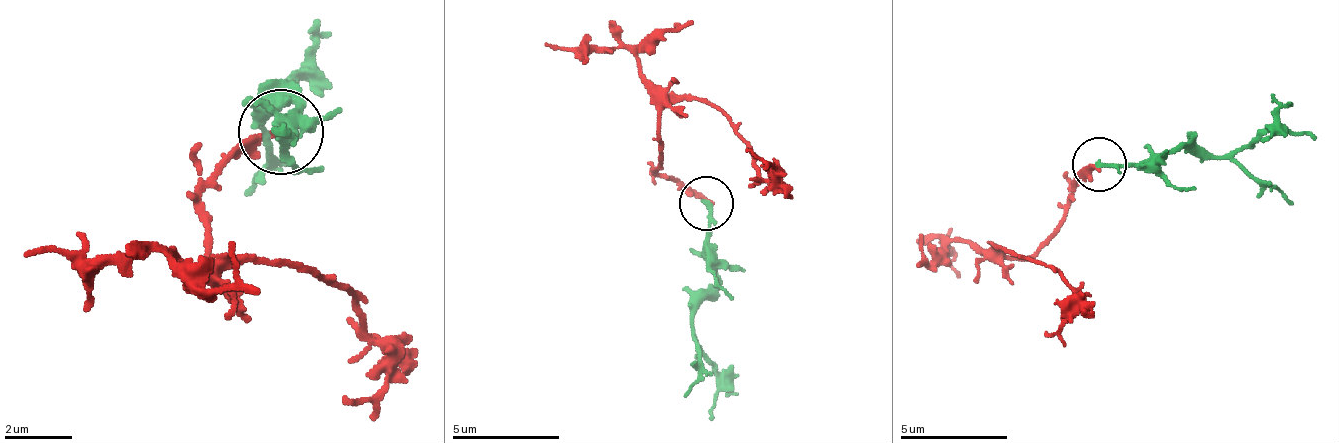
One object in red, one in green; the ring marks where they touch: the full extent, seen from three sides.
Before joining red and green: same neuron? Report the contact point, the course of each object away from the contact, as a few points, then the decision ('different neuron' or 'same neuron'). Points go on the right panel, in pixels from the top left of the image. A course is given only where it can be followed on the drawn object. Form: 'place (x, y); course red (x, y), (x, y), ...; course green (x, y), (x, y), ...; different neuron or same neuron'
place (1099, 164); course red (1098, 165), (1092, 165), (1028, 257), (996, 246), (1044, 262), (1071, 289), (1065, 321), (1044, 337); course green (1098, 165), (1157, 165), (1194, 144), (1205, 155), (1232, 155), (1275, 128), (1318, 139); same neuron

